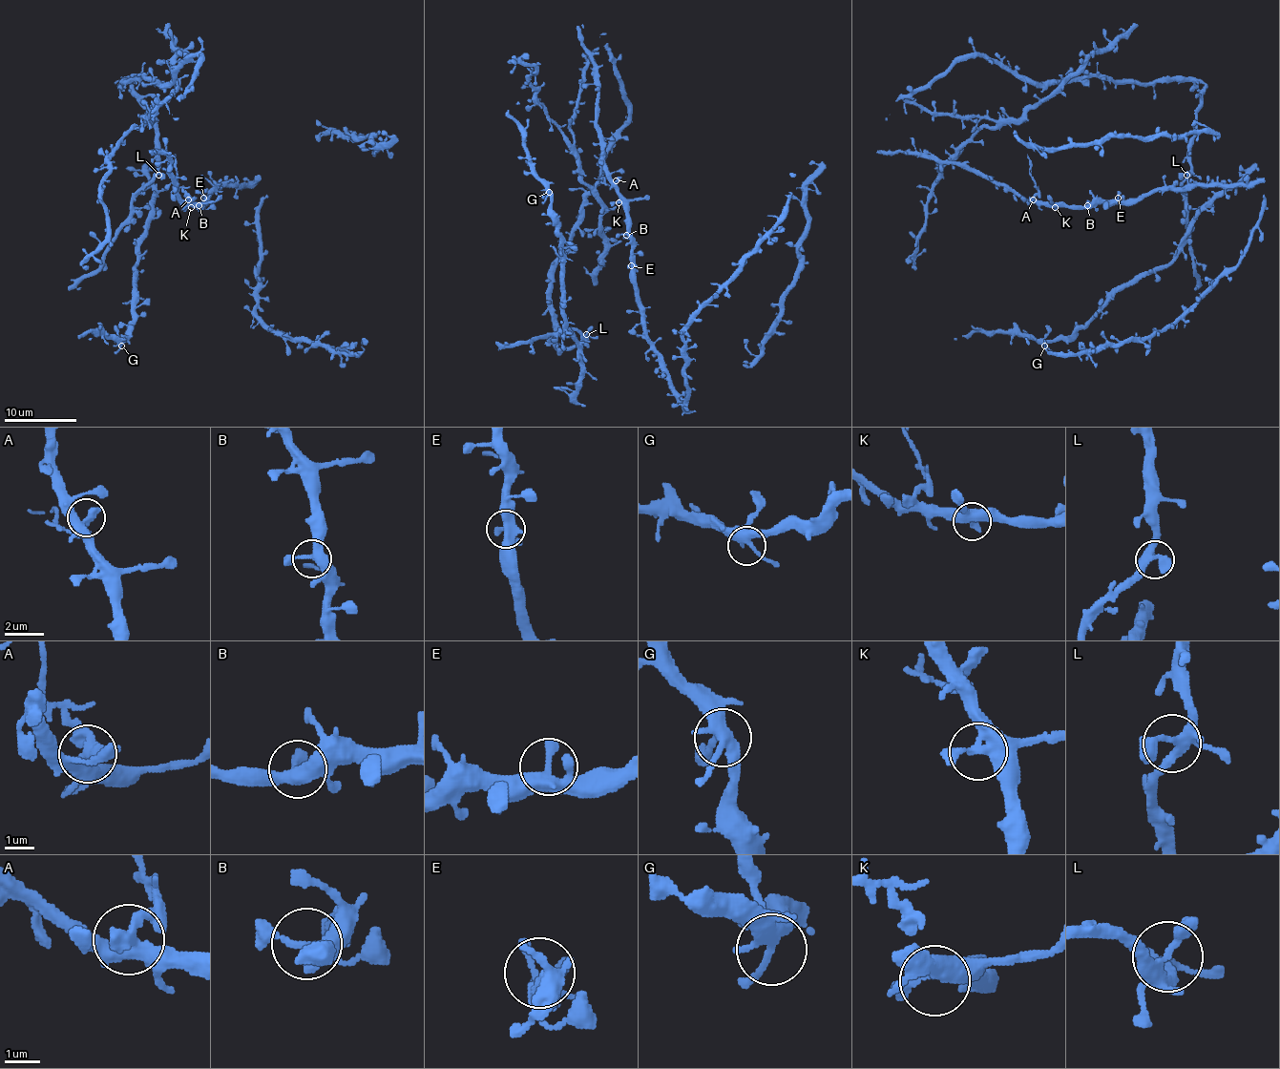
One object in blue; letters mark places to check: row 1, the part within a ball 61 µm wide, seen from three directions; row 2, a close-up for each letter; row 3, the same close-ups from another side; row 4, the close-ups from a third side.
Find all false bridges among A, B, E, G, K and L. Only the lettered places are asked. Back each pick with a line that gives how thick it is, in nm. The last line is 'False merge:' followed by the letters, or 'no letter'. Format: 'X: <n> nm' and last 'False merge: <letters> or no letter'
A: 380 nm
False merge: A

